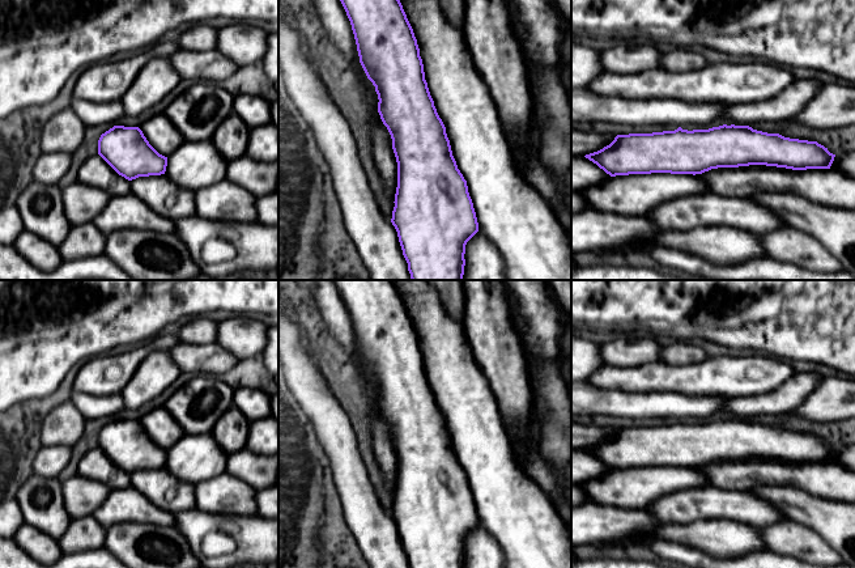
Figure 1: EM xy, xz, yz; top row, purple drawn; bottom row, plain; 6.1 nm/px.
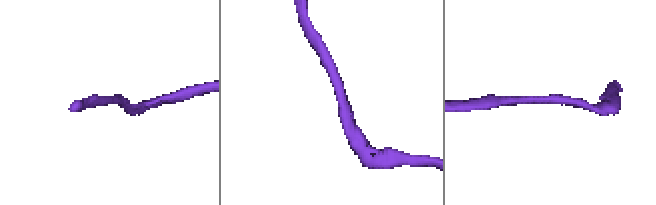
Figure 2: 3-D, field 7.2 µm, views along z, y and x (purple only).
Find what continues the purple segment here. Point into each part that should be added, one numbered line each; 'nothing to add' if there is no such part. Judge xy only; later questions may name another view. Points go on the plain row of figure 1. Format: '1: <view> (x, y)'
nothing to add

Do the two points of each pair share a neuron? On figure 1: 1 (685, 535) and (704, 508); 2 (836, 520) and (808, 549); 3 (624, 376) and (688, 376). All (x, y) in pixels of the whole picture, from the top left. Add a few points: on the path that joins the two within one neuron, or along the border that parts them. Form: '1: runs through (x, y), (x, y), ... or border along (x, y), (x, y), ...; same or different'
1: border along (726, 518), (700, 518), (689, 522), (666, 524); different
2: border along (792, 521), (812, 528), (839, 554); different
3: runs through (639, 377), (672, 377); same

